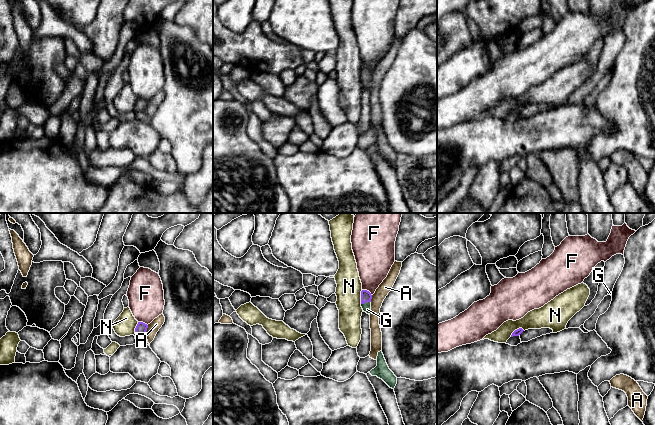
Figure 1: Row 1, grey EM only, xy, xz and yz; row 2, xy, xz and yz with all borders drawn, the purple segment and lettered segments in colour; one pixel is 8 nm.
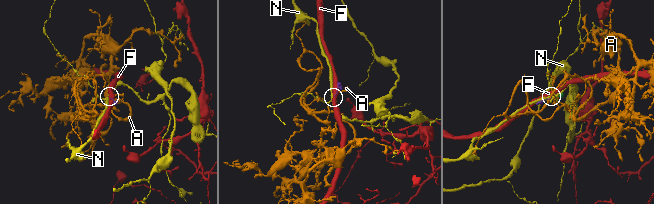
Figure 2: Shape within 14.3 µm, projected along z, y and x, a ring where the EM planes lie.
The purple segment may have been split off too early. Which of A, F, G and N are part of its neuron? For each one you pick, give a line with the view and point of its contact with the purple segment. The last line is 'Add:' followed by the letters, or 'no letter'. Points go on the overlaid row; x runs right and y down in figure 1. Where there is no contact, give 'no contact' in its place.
G: meets purple in xz at (365, 302)
Add: G

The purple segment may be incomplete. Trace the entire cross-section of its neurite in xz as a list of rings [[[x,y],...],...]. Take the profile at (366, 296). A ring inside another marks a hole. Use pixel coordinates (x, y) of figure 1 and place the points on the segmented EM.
[[[367,290],[361,291],[361,307],[364,312],[370,315],[371,313],[371,299],[372,295]]]

